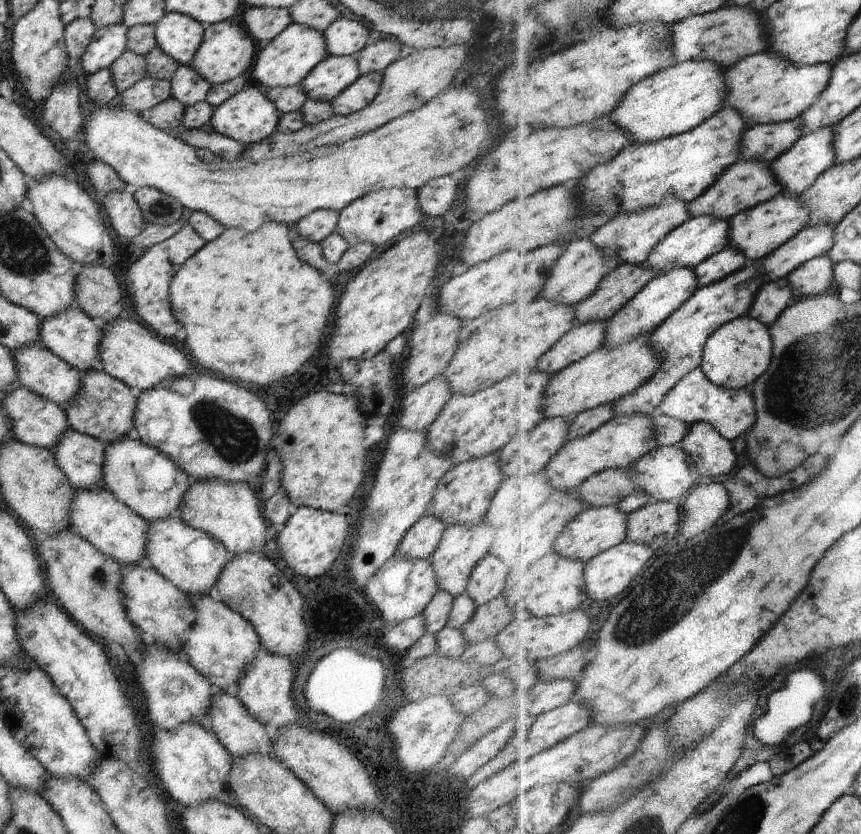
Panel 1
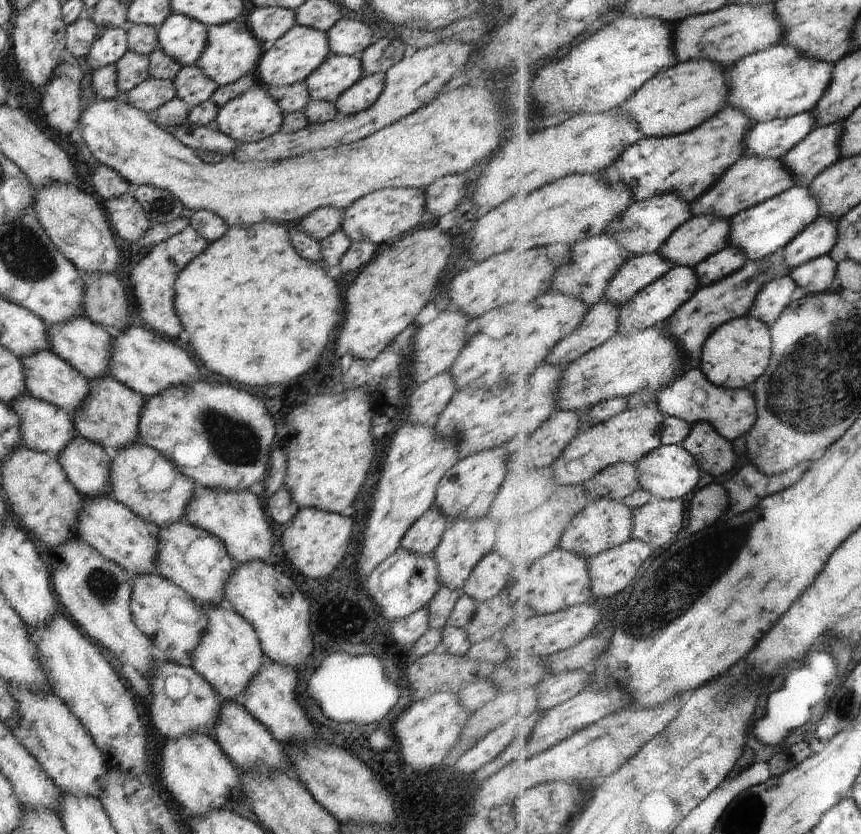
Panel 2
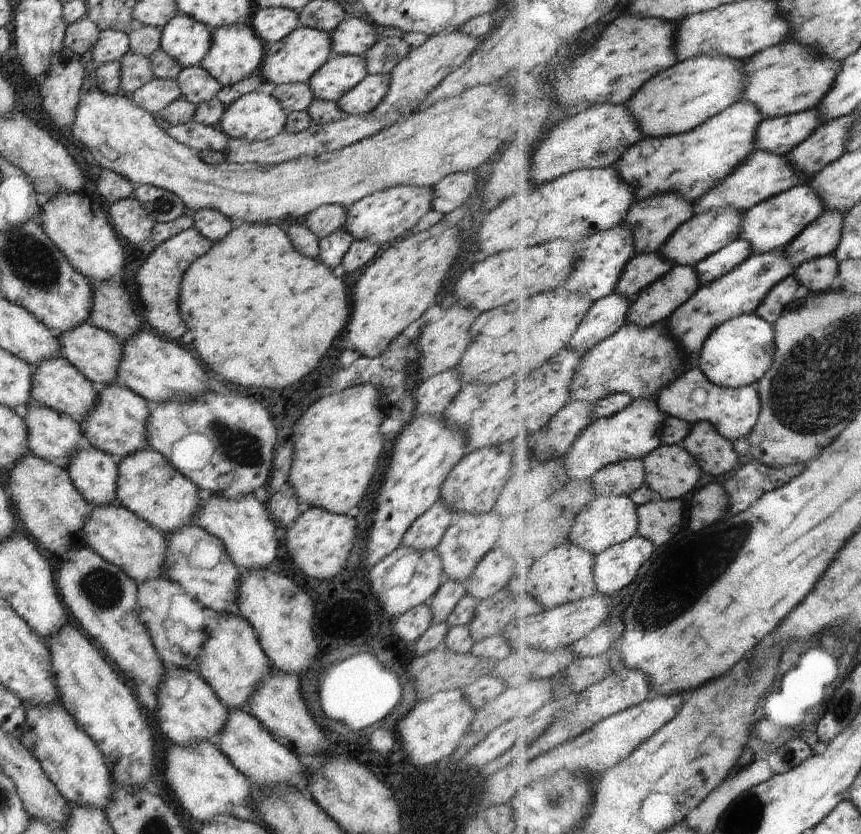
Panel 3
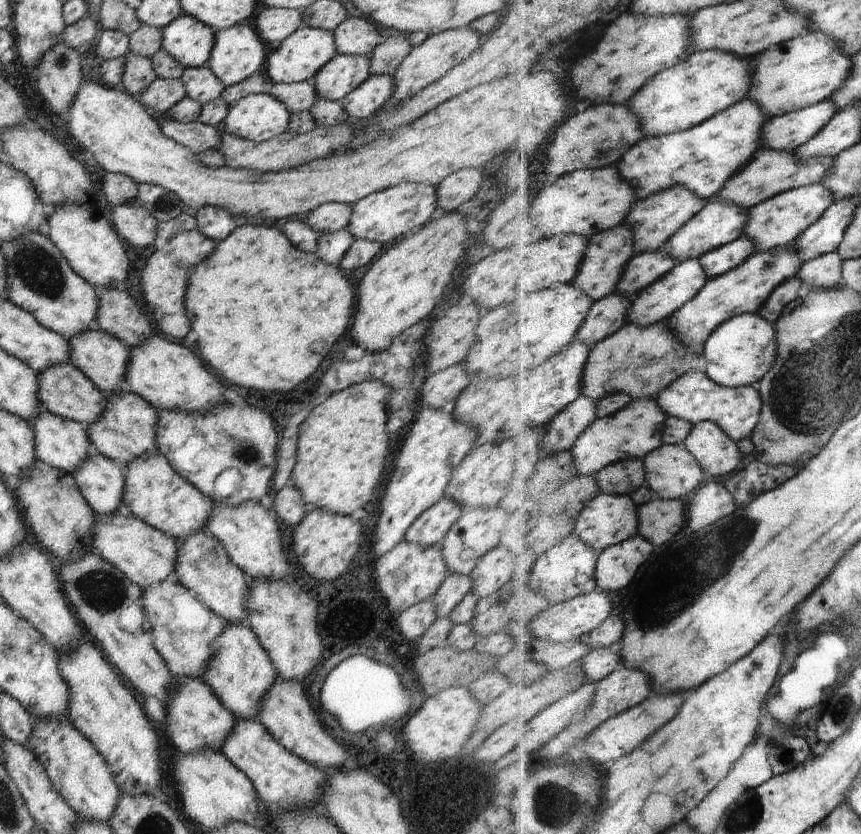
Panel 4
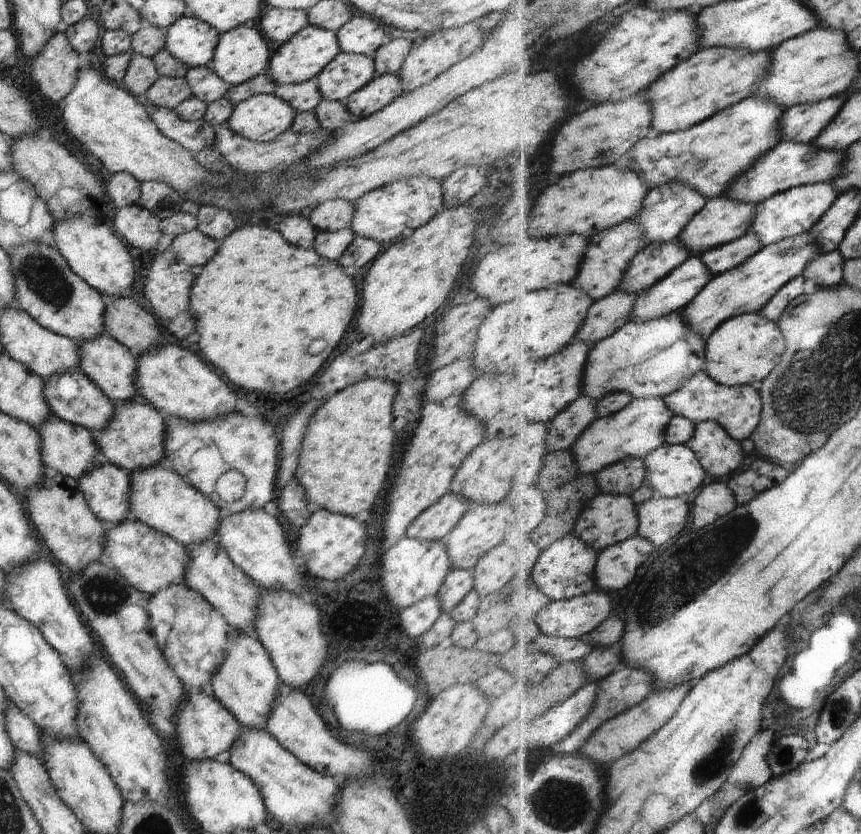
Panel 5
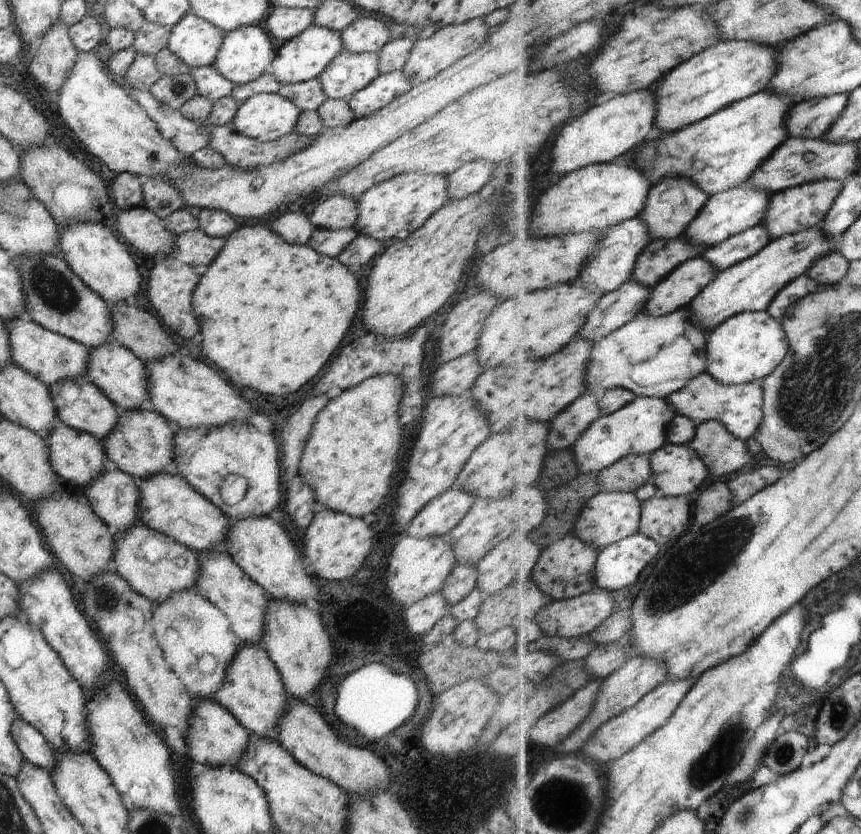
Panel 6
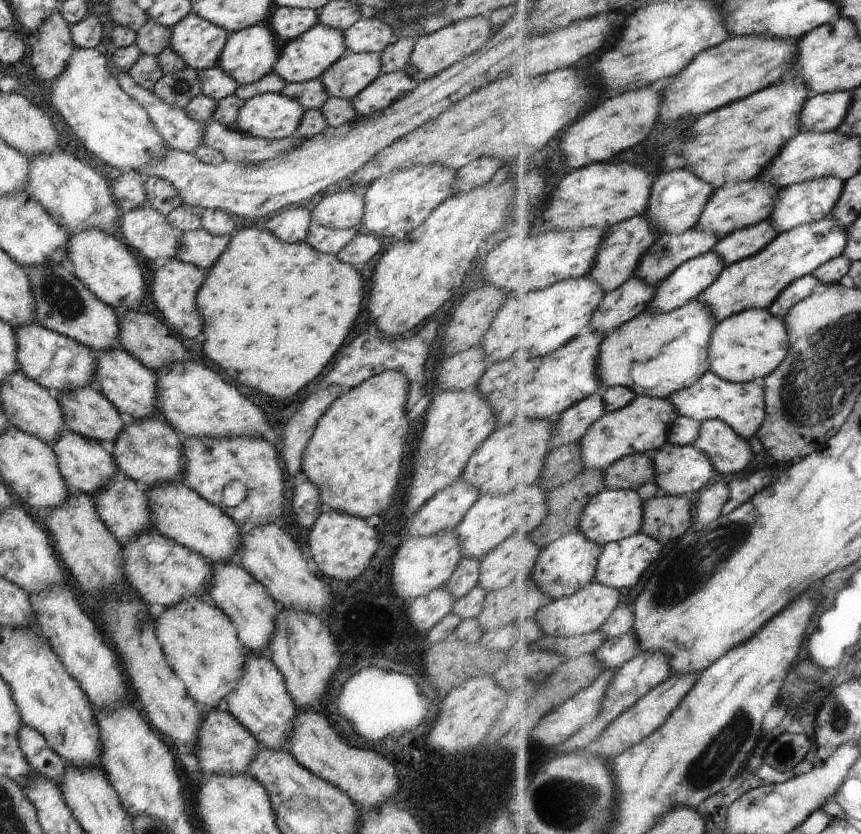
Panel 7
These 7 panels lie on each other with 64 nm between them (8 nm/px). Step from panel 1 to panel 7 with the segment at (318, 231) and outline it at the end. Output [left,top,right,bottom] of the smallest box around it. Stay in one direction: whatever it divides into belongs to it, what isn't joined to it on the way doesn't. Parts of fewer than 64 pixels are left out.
[310,192,364,229]

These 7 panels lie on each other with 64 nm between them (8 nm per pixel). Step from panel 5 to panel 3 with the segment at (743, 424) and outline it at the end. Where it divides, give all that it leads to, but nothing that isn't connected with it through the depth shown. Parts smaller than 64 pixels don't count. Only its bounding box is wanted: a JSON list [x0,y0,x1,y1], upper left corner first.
[656,365,762,441]

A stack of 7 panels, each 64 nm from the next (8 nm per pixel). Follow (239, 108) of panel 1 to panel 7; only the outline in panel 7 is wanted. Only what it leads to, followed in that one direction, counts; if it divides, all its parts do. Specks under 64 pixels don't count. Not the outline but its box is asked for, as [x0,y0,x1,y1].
[235,93,304,139]

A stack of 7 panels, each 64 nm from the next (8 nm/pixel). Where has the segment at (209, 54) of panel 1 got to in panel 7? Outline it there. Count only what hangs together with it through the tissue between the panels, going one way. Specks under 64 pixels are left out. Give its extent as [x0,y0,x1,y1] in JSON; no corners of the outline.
[218,23,281,85]

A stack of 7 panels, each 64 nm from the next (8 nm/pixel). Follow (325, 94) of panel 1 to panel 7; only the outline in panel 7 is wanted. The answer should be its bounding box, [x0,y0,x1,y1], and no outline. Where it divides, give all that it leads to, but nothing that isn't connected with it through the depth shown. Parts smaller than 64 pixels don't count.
[320,52,381,100]

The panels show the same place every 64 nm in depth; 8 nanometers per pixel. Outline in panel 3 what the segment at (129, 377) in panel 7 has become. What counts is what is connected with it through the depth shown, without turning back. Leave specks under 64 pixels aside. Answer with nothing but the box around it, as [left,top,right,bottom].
[56,321,122,386]

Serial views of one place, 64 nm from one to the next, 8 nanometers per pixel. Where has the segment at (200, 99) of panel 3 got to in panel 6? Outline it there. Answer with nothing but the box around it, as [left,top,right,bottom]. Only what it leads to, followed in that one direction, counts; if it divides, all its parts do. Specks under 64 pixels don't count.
[190,66,237,102]

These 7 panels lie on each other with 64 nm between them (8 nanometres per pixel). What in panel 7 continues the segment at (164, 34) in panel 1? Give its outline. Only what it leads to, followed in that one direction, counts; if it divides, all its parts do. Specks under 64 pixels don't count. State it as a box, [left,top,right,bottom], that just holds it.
[170,13,231,71]

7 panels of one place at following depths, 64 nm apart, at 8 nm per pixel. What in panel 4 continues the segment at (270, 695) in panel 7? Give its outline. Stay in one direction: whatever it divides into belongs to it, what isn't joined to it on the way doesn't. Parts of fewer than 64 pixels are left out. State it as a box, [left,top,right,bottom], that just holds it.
[200,622,278,720]

